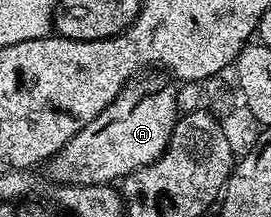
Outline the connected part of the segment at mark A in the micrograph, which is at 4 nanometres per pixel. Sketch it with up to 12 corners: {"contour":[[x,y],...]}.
{"contour":[[178,95],[147,100],[51,160],[52,181],[113,184],[171,140]]}

